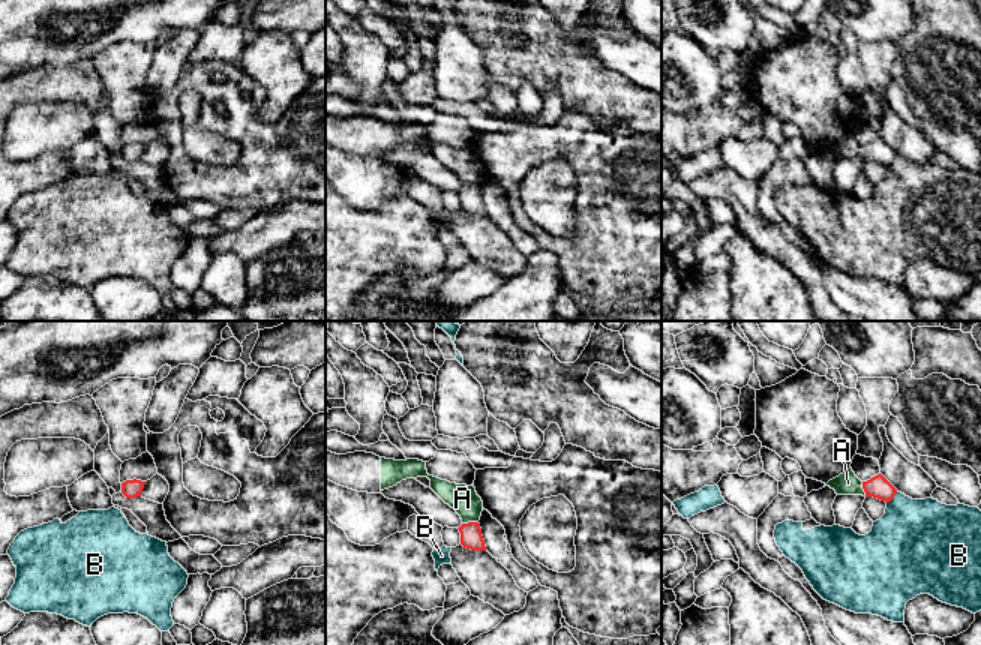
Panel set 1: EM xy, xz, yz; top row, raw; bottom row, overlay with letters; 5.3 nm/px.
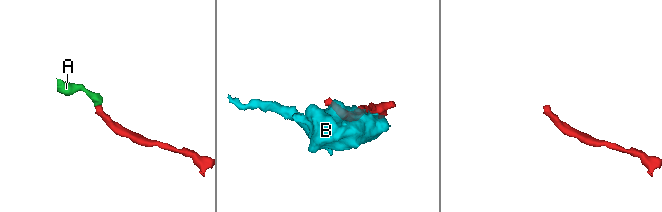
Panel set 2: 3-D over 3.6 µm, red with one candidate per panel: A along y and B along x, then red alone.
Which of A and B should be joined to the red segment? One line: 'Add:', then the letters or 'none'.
Add: A

